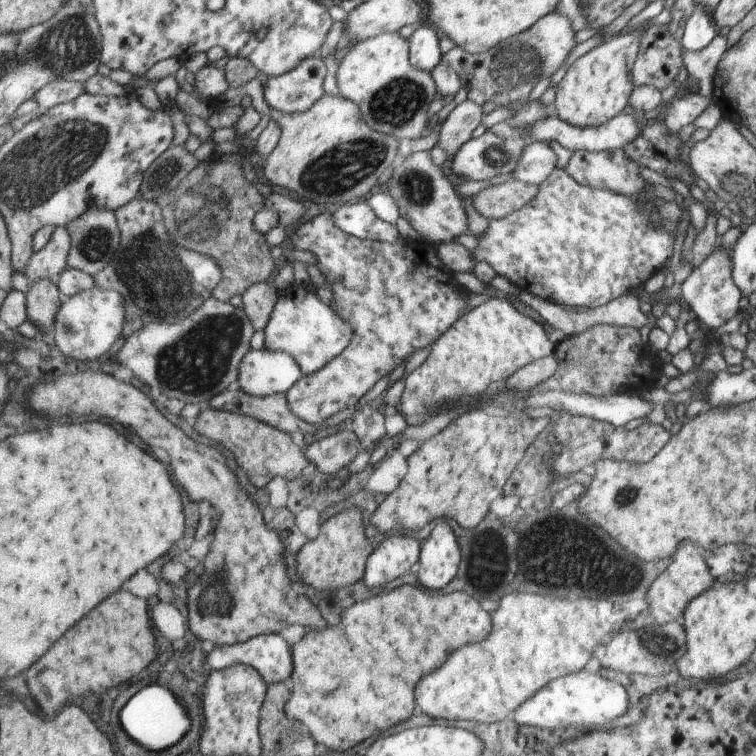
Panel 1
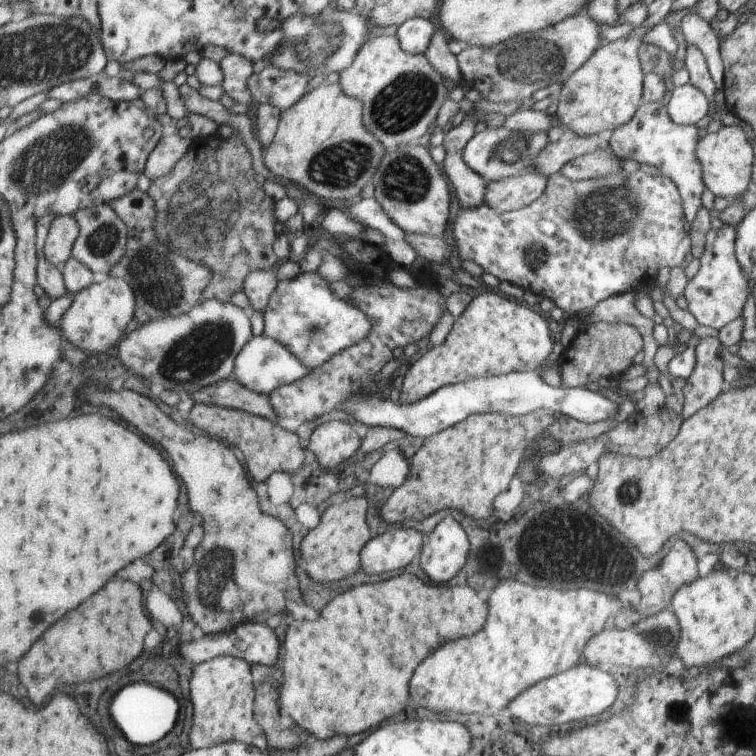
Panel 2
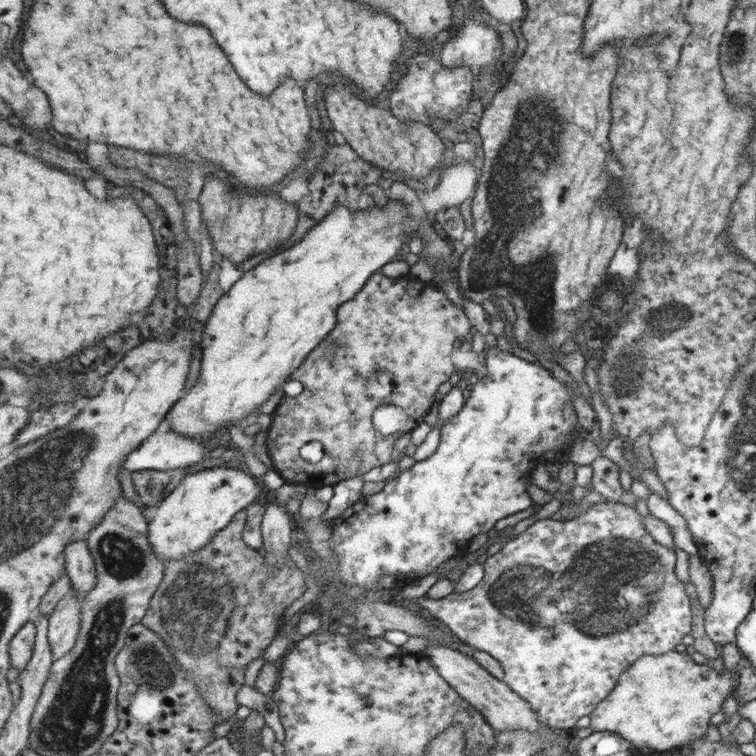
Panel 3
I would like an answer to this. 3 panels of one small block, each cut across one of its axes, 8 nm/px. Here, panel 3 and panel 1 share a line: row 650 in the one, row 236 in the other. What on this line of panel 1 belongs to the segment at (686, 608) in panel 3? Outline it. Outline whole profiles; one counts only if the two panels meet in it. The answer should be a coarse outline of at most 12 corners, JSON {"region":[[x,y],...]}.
{"region":[[564,169],[473,252],[554,304],[593,309],[667,271],[638,199]]}

